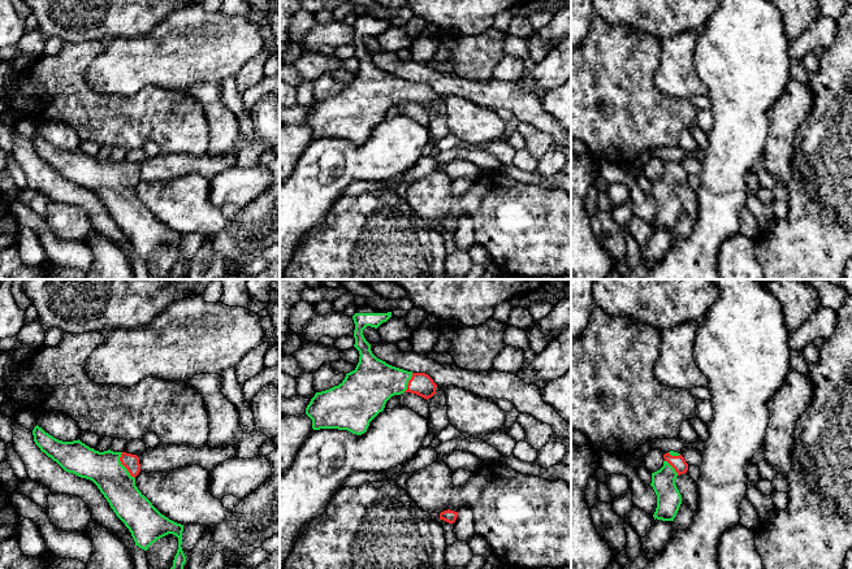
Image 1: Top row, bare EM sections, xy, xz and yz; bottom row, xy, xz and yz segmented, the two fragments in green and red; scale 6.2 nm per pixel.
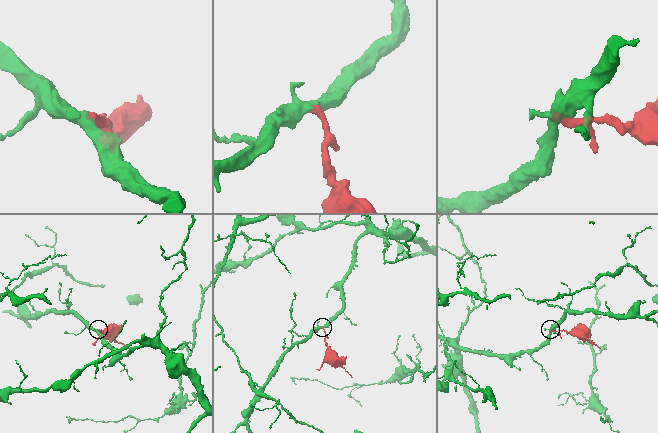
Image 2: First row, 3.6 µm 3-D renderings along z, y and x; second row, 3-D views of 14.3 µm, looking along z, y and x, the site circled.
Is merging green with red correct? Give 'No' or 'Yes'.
Yes

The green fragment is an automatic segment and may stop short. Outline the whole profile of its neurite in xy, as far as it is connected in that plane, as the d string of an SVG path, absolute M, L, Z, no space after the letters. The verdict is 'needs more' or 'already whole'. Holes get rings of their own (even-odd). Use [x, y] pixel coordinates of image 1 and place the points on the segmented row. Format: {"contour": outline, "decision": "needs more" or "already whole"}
{"contour": "M38 425L33 430L34 442L48 457L56 461L65 472L73 473L81 478L92 481L104 495L116 516L125 524L131 533L135 546L147 551L157 539L173 534L178 538L178 550L170 569L183 569L186 556L182 551L183 525L177 524L161 514L152 503L135 486L135 477L140 472L139 457L126 452L113 452L111 449L99 452L90 448L79 439L62 442Z", "decision": "needs more"}

